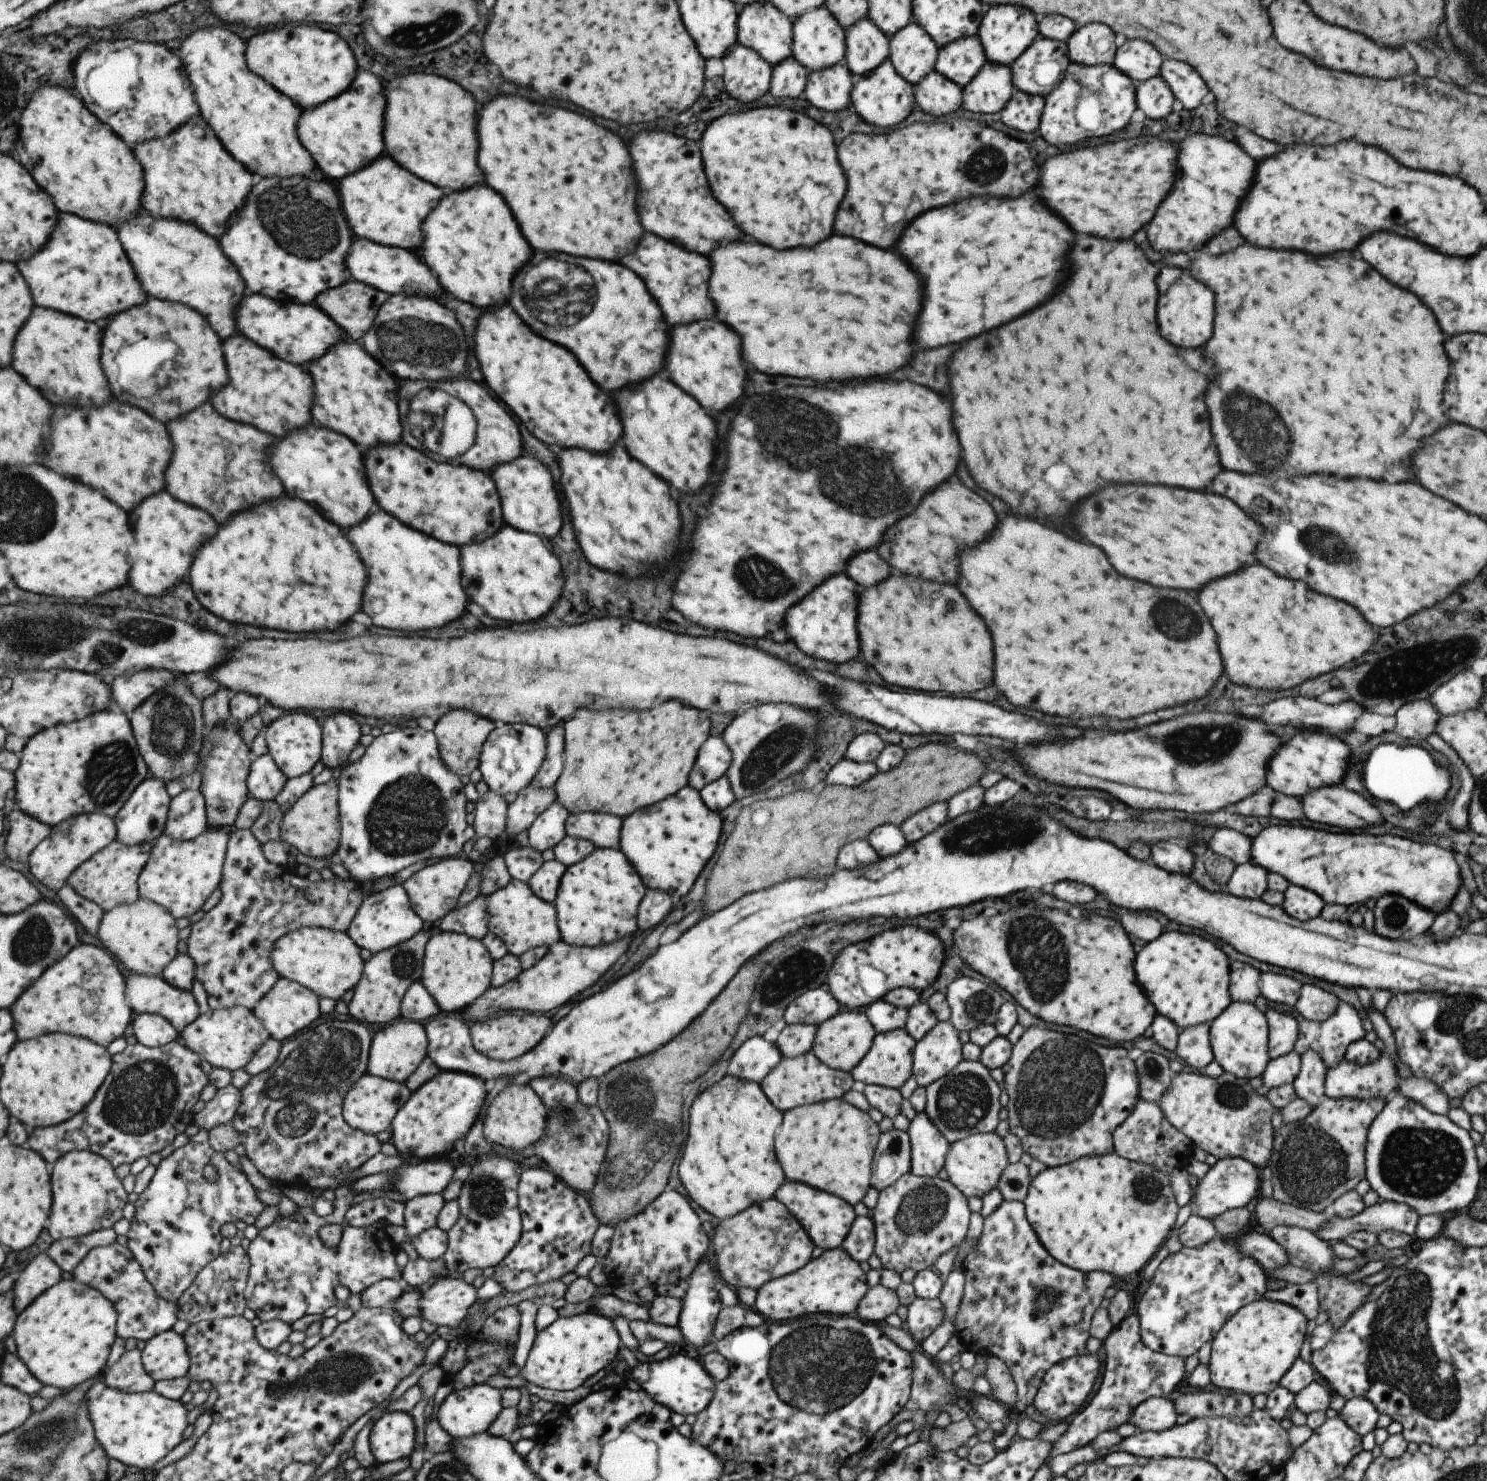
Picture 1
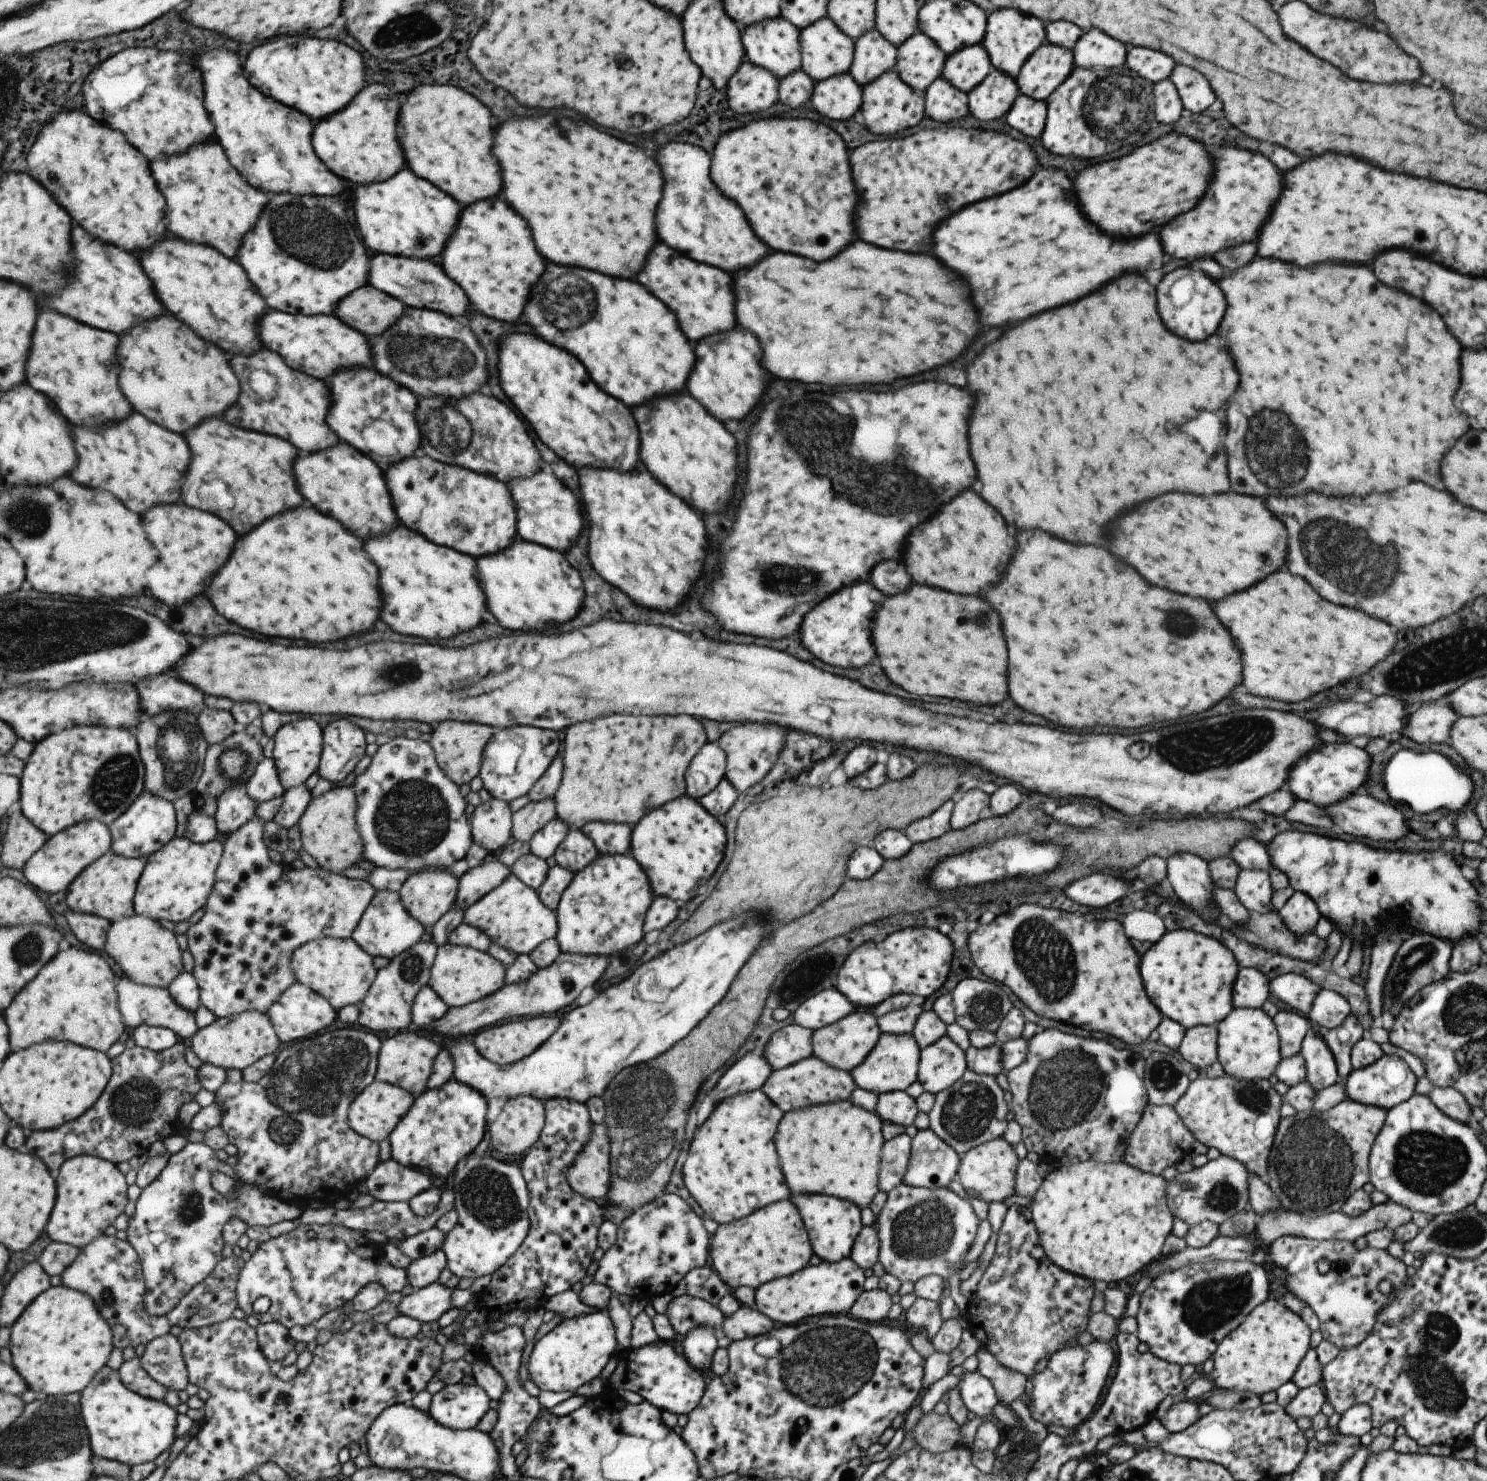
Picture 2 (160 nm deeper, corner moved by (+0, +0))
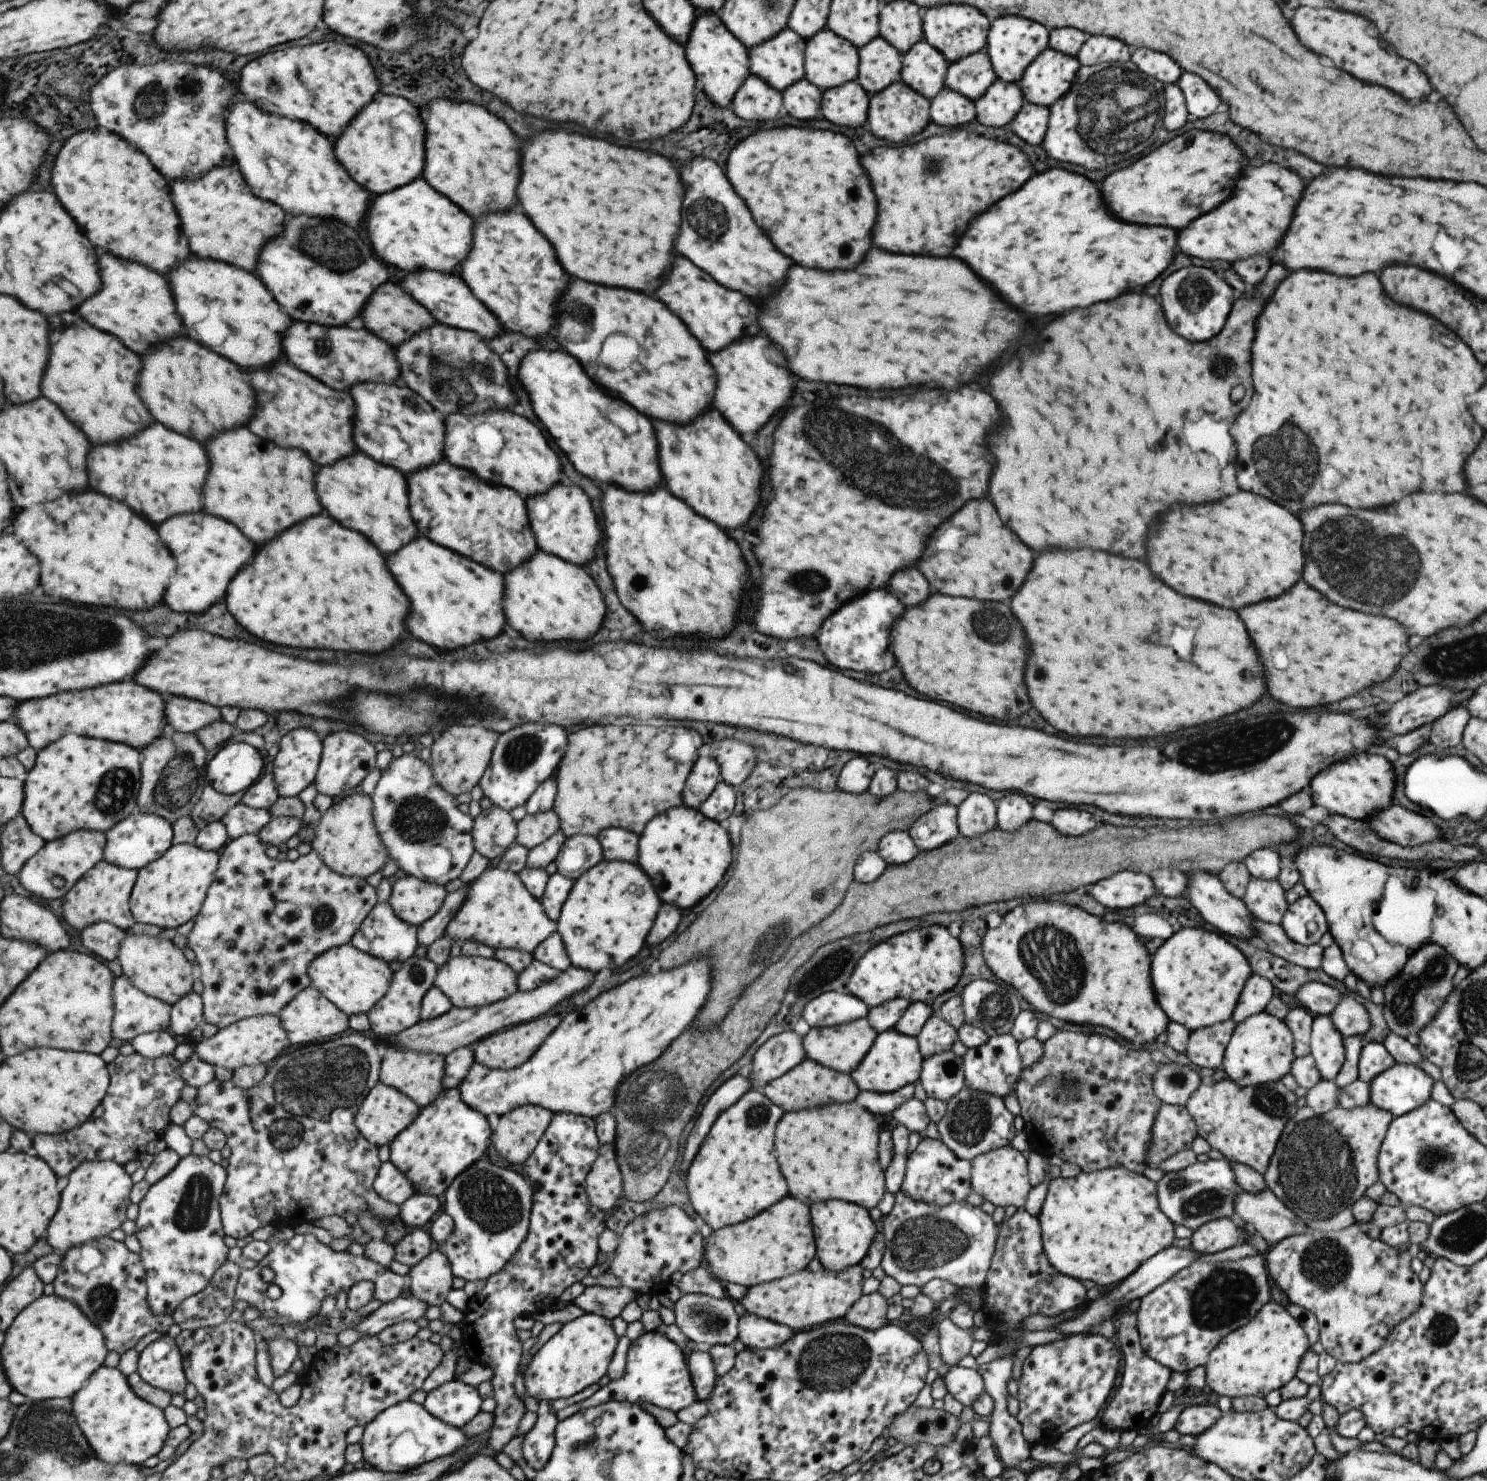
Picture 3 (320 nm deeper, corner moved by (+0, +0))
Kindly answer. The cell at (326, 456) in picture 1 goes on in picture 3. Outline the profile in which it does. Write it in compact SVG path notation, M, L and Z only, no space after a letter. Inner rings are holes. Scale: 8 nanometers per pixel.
M355 454L353 458L345 458L345 462L337 462L337 466L321 468L321 482L317 482L317 486L321 486L321 502L325 502L329 514L333 514L333 518L337 518L339 522L345 522L345 526L349 526L351 530L361 530L367 538L373 538L373 542L381 546L383 554L395 554L397 550L419 538L416 520L412 510L409 510L410 486L407 476L401 470L385 466L367 454Z

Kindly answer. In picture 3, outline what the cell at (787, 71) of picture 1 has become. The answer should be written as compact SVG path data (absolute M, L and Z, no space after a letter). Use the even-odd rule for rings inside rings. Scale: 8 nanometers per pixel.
M806 79L793 83L781 94L782 112L787 112L797 120L811 120L819 117L821 90Z

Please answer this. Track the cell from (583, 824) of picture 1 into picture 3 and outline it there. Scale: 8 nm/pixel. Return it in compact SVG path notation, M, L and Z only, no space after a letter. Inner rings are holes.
M619 828L601 830L595 834L602 851L602 859L637 863L637 842L639 836Z

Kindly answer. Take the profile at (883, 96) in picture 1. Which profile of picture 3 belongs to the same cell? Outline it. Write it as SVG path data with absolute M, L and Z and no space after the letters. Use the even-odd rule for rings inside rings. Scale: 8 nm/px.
M901 80L886 86L879 93L873 93L869 97L867 128L877 138L883 138L887 142L893 142L893 144L901 144L914 134L919 134L931 122L929 116L930 100L923 98L921 94L910 89Z

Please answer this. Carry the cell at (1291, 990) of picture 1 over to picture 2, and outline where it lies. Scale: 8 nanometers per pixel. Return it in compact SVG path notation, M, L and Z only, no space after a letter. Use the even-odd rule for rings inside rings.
M1285 973L1276 976L1268 983L1268 987L1283 1004L1291 1006L1297 1012L1308 1014L1313 999L1321 990L1314 982L1307 980L1303 975Z

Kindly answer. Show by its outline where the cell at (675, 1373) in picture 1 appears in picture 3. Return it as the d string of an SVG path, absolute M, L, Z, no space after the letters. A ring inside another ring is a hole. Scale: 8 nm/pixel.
M657 1331L645 1332L630 1342L623 1376L617 1380L609 1380L605 1386L577 1404L582 1409L587 1409L609 1401L635 1405L638 1402L646 1402L675 1414L697 1401L697 1394L693 1390L691 1376L683 1359L682 1350L665 1338L665 1334L659 1334Z

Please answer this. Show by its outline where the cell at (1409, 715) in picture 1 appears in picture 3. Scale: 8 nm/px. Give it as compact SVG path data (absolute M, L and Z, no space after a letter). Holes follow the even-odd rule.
M1458 703L1455 708L1447 710L1443 716L1439 716L1431 722L1431 738L1429 742L1435 744L1437 748L1453 748L1461 743L1461 734L1470 716L1466 706Z

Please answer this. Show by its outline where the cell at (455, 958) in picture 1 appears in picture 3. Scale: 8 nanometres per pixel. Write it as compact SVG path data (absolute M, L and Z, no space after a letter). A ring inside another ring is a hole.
M452 956L437 972L435 986L440 988L454 1007L479 1007L501 1001L517 991L516 972L499 959L475 956Z

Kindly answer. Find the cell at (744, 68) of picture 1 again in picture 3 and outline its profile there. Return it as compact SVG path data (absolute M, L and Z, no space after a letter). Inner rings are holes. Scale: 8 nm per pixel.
M749 75L732 98L733 112L743 120L775 120L783 114L782 94Z

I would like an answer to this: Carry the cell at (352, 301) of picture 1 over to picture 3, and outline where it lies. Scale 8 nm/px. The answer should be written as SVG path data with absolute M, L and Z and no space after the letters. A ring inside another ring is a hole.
M393 283L385 288L377 289L366 306L369 310L365 310L363 320L365 320L367 328L377 336L392 343L396 348L411 340L416 334L438 323L436 316L429 312L423 303L413 298L412 294L403 290L401 286L395 286Z

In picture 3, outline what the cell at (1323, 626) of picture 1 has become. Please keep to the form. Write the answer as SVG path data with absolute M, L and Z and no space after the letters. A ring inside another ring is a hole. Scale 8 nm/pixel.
M1297 582L1291 590L1287 590L1283 596L1275 598L1275 600L1265 600L1265 602L1259 602L1257 606L1247 606L1243 610L1237 612L1239 618L1243 620L1245 628L1249 630L1249 638L1253 638L1253 646L1257 646L1257 650L1261 650L1261 660L1265 662L1265 670L1269 670L1267 674L1267 690L1273 698L1281 700L1283 704L1291 706L1291 708L1315 708L1315 706L1327 706L1327 704L1333 704L1333 702L1339 702L1341 698L1347 698L1359 690L1363 690L1365 686L1373 684L1373 682L1383 682L1385 678L1389 678L1395 668L1399 666L1401 658L1409 652L1407 648L1407 634L1405 634L1405 628L1395 622L1395 620L1389 620L1389 618L1381 618L1381 616L1369 616L1369 614L1361 614L1361 612L1355 612L1355 610L1347 610L1347 608L1339 608L1335 604L1331 604L1325 596L1317 594L1317 590L1309 588L1305 582Z

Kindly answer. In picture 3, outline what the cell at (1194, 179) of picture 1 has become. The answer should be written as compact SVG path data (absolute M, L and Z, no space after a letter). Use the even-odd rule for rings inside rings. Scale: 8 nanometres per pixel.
M1277 164L1245 166L1229 200L1181 229L1177 242L1178 252L1203 260L1225 260L1229 264L1244 259L1249 254L1272 254L1287 230L1301 192L1303 182L1295 172L1291 174Z

